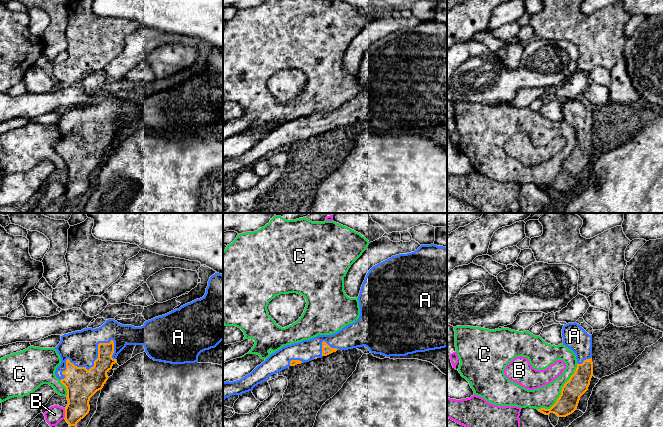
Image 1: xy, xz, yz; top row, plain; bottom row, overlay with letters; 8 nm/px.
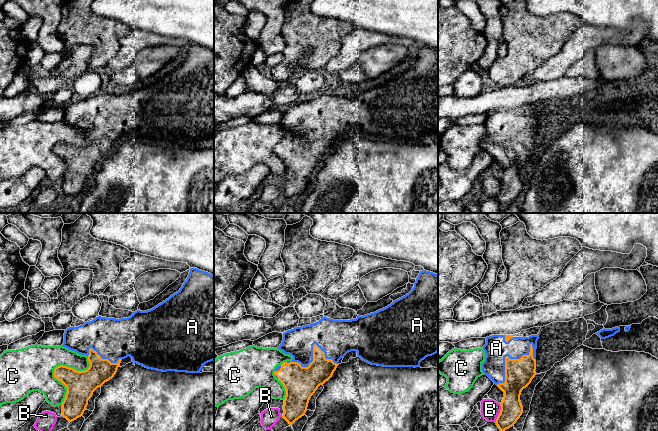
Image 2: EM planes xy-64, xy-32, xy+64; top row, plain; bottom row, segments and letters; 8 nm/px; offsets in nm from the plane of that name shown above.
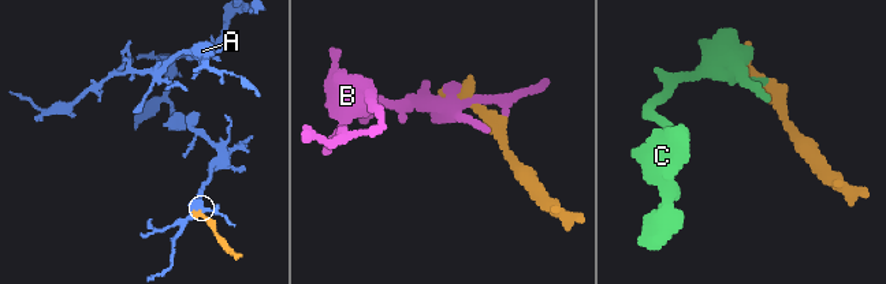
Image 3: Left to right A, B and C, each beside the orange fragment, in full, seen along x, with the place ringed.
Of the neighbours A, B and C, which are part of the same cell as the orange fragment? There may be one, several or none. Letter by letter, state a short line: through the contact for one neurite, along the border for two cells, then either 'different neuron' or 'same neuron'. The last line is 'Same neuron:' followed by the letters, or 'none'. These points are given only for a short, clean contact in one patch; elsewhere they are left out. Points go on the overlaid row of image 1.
A: same neuron
B: different neuron
C: different neuron
Same neuron: A

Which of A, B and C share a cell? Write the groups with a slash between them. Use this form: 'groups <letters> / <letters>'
groups A / B / C

